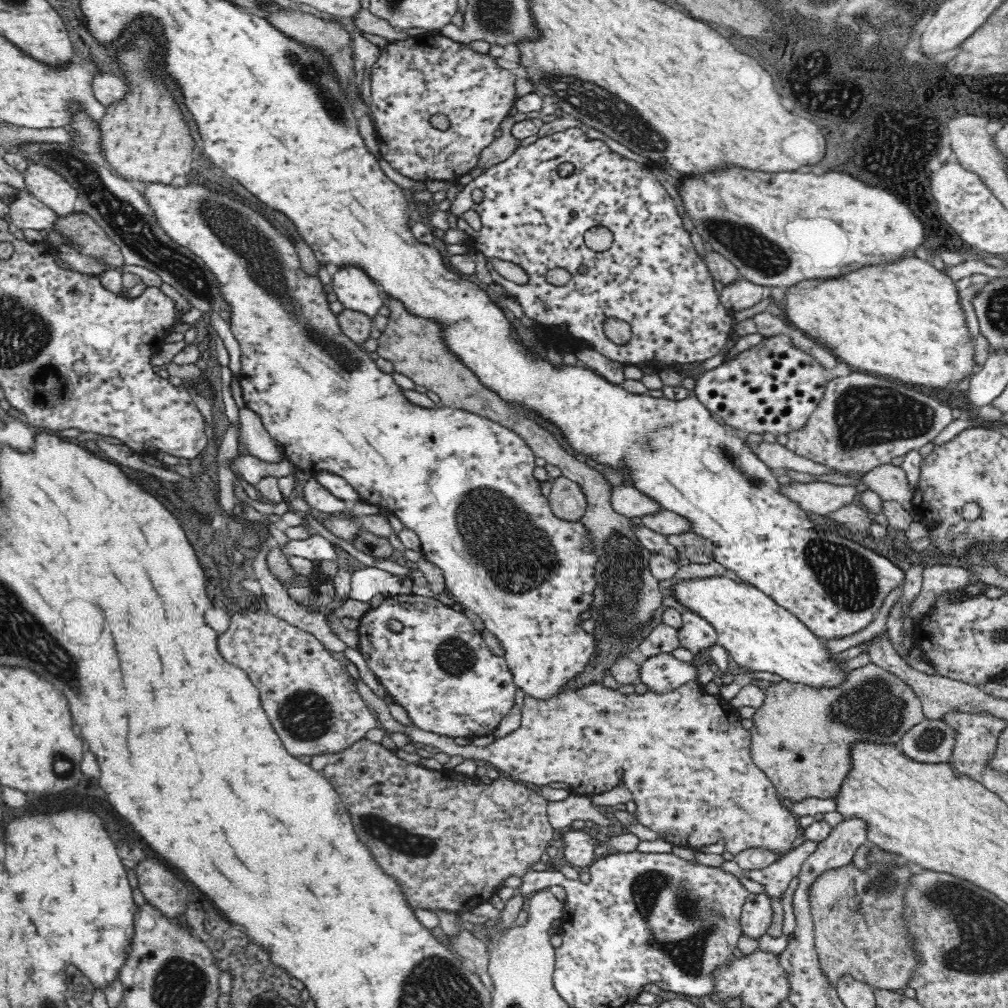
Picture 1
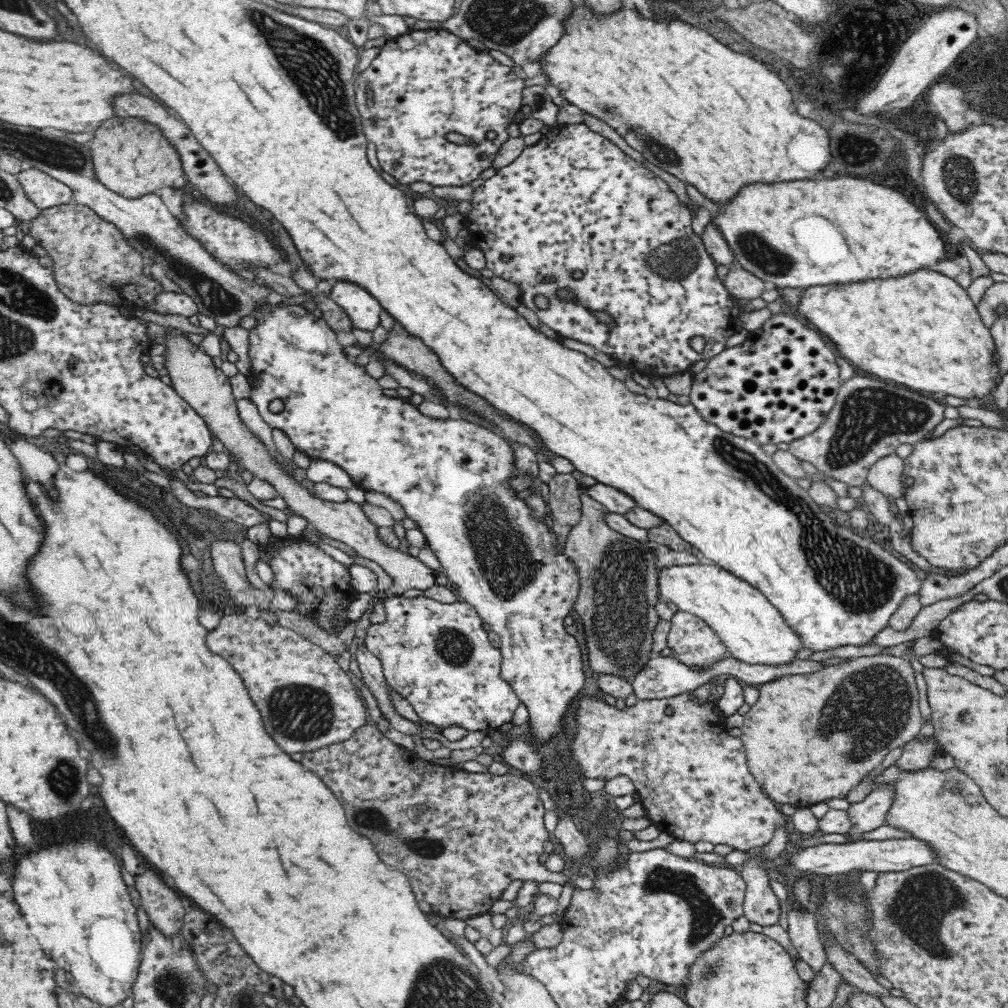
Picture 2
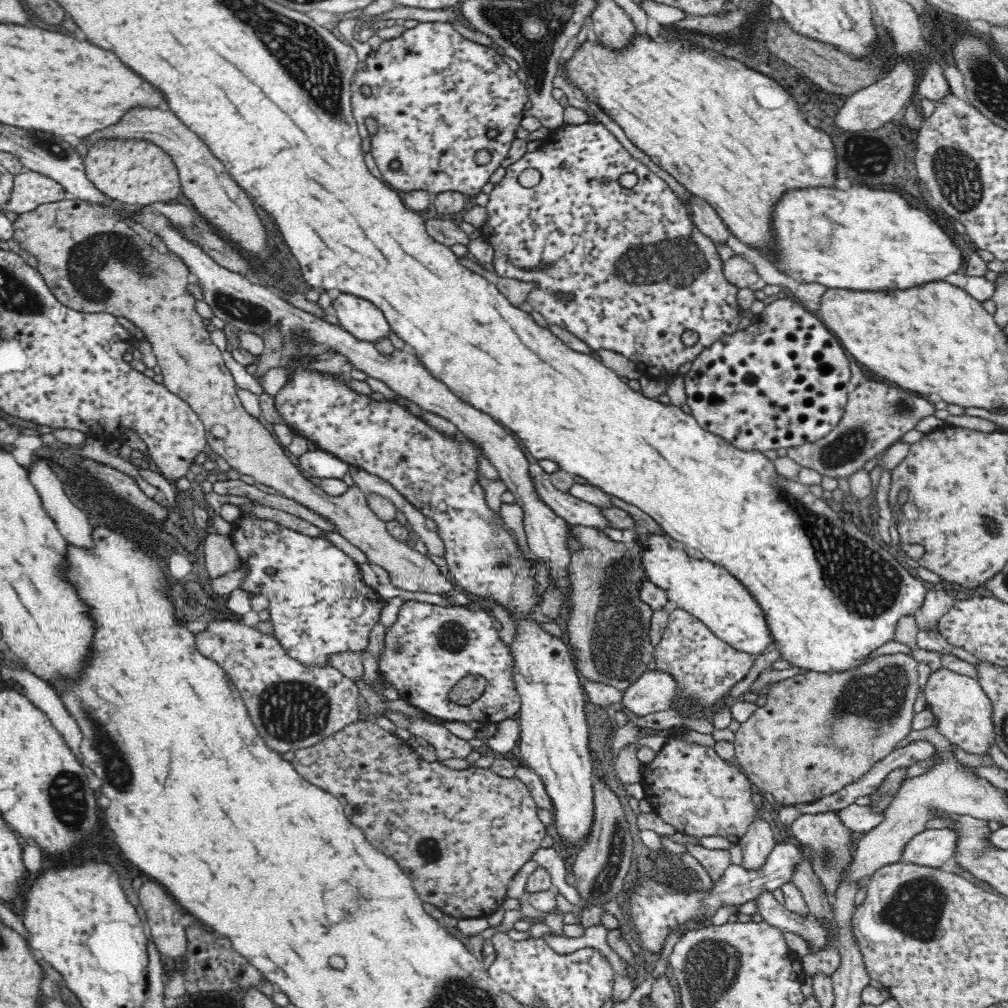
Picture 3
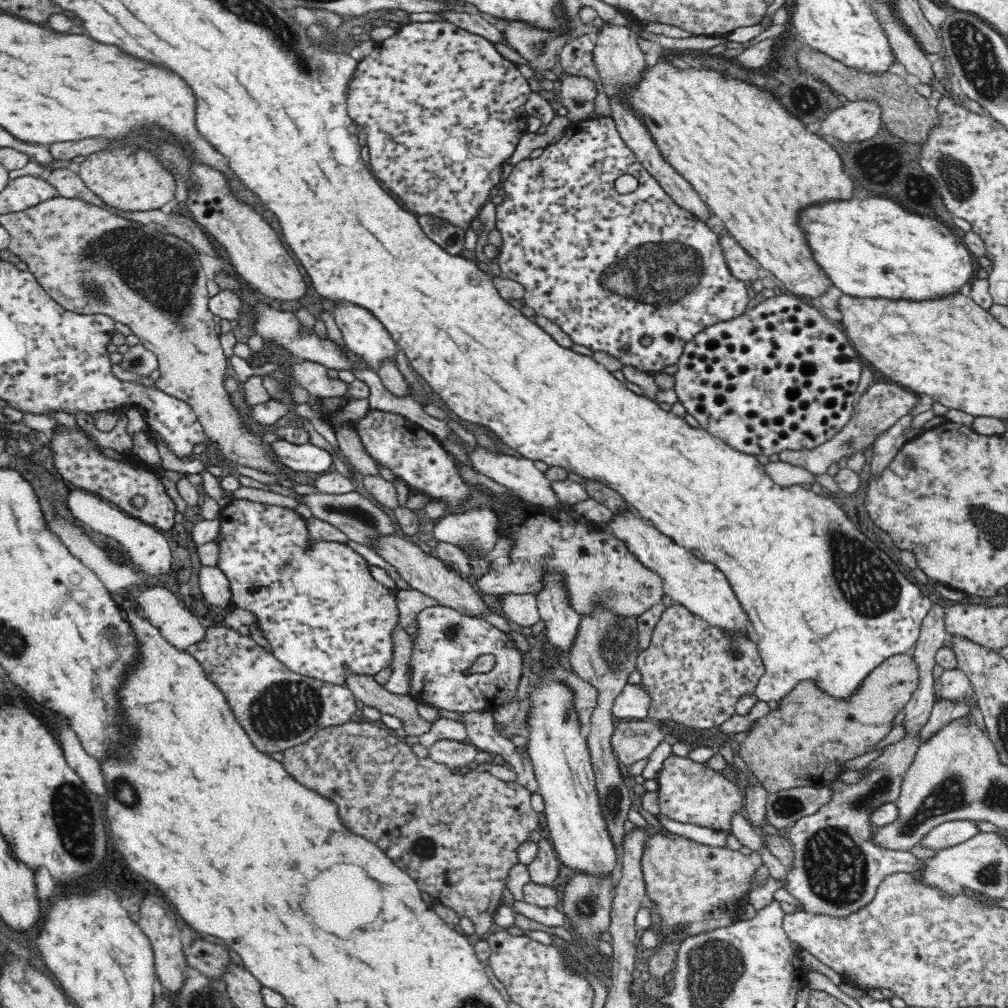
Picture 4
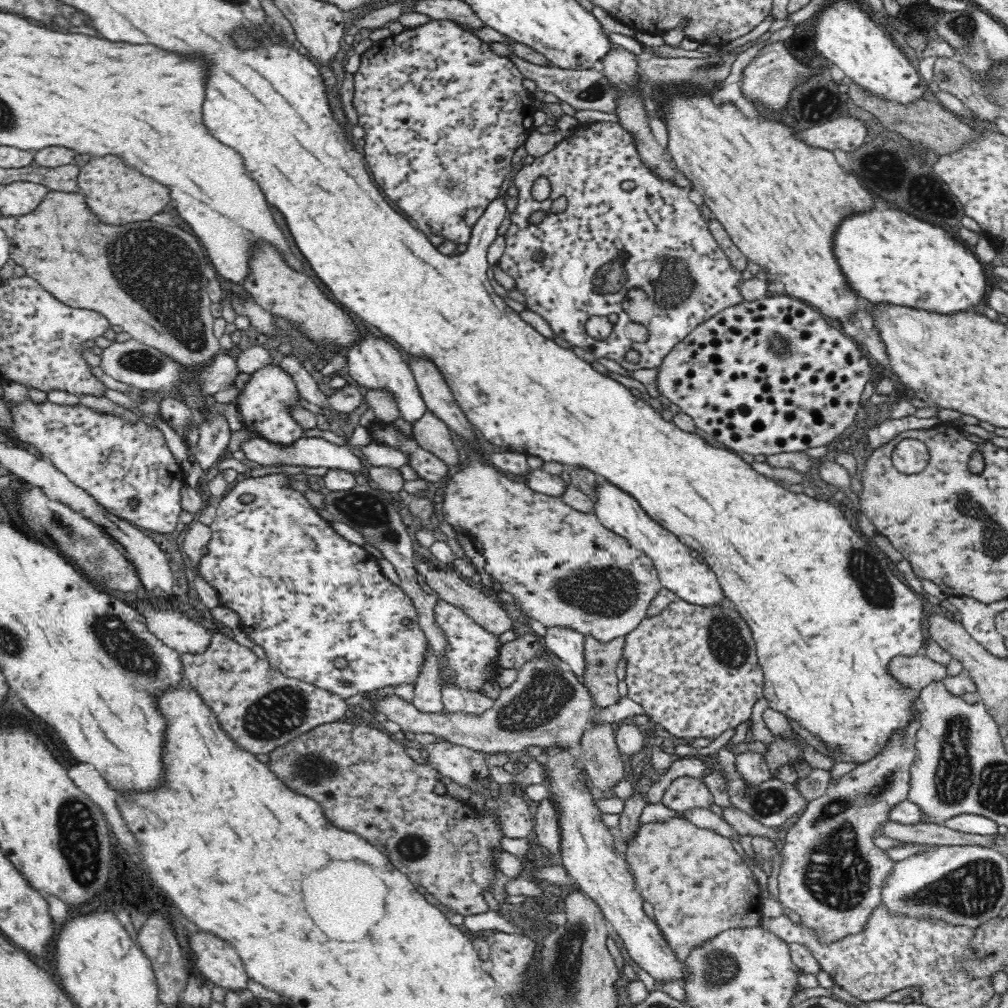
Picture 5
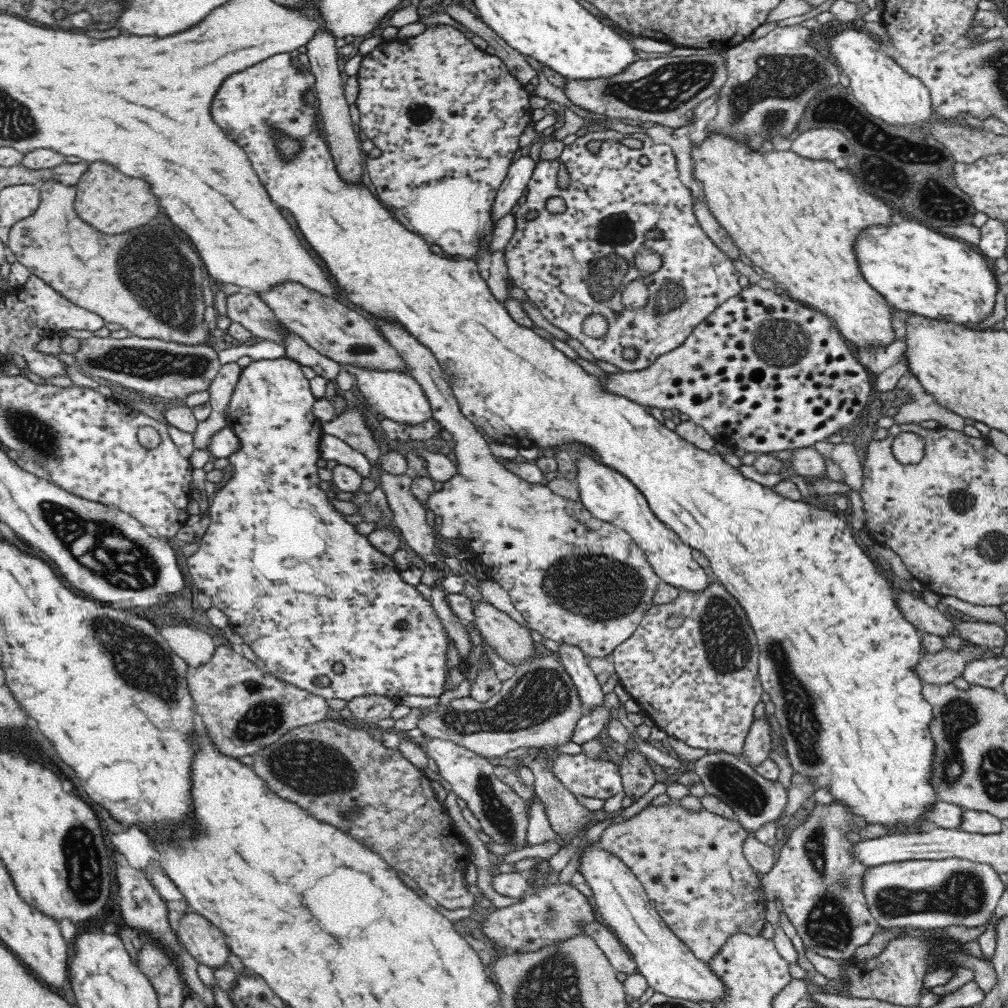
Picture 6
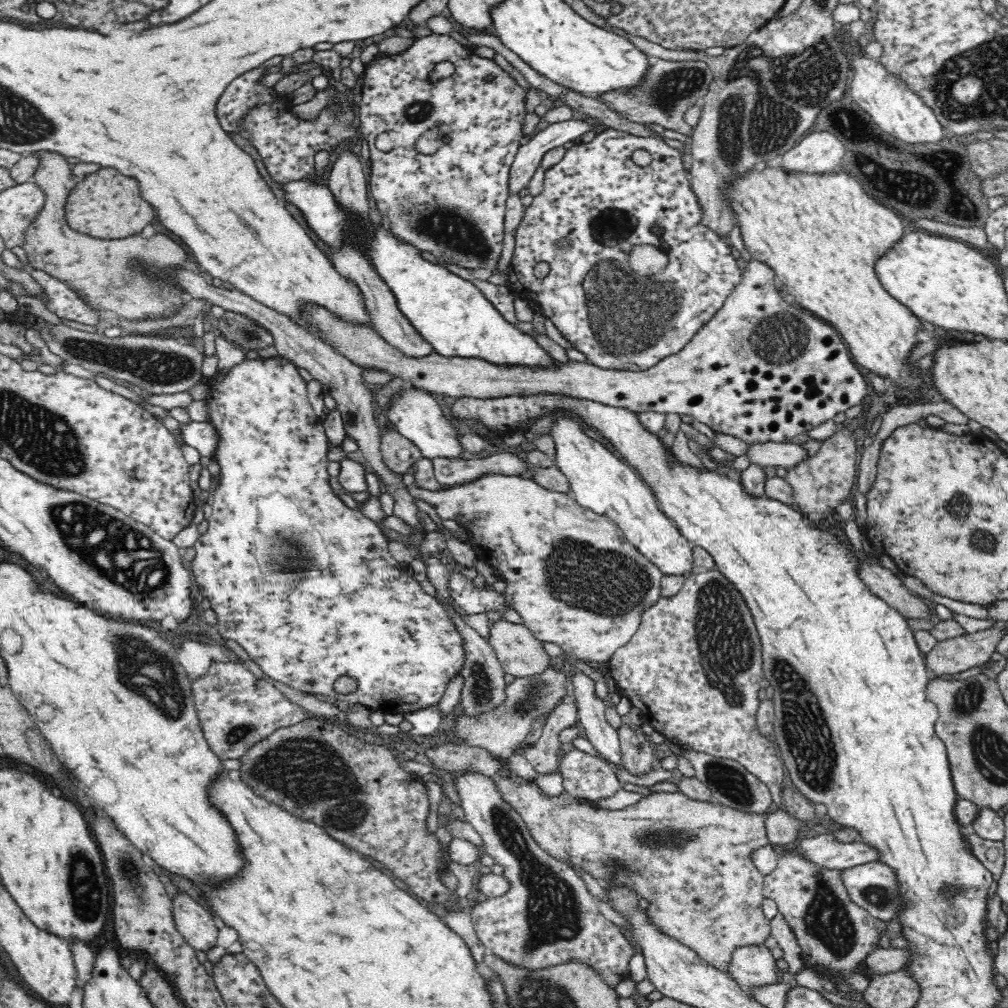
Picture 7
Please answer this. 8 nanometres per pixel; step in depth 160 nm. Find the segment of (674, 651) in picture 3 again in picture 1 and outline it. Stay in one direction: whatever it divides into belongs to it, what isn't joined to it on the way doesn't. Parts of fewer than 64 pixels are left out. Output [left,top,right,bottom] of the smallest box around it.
[677,613,718,656]

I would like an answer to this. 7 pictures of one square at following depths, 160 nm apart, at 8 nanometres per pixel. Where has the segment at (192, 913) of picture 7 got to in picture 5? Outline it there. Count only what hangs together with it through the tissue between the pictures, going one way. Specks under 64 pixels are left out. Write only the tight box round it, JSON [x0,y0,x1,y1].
[188,932,248,991]

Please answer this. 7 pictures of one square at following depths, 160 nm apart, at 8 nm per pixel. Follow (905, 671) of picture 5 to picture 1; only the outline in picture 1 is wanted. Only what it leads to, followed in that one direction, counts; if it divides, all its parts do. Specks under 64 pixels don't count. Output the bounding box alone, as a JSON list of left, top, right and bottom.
[749,662,924,805]

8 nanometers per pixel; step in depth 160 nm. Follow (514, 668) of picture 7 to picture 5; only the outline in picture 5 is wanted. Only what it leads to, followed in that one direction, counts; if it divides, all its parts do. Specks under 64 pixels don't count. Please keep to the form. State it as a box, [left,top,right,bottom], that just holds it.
[415,562,514,638]

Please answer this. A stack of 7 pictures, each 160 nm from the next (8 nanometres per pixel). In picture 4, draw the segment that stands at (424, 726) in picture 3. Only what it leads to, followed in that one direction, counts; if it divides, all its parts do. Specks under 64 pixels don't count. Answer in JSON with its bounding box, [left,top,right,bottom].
[428,740,479,772]

